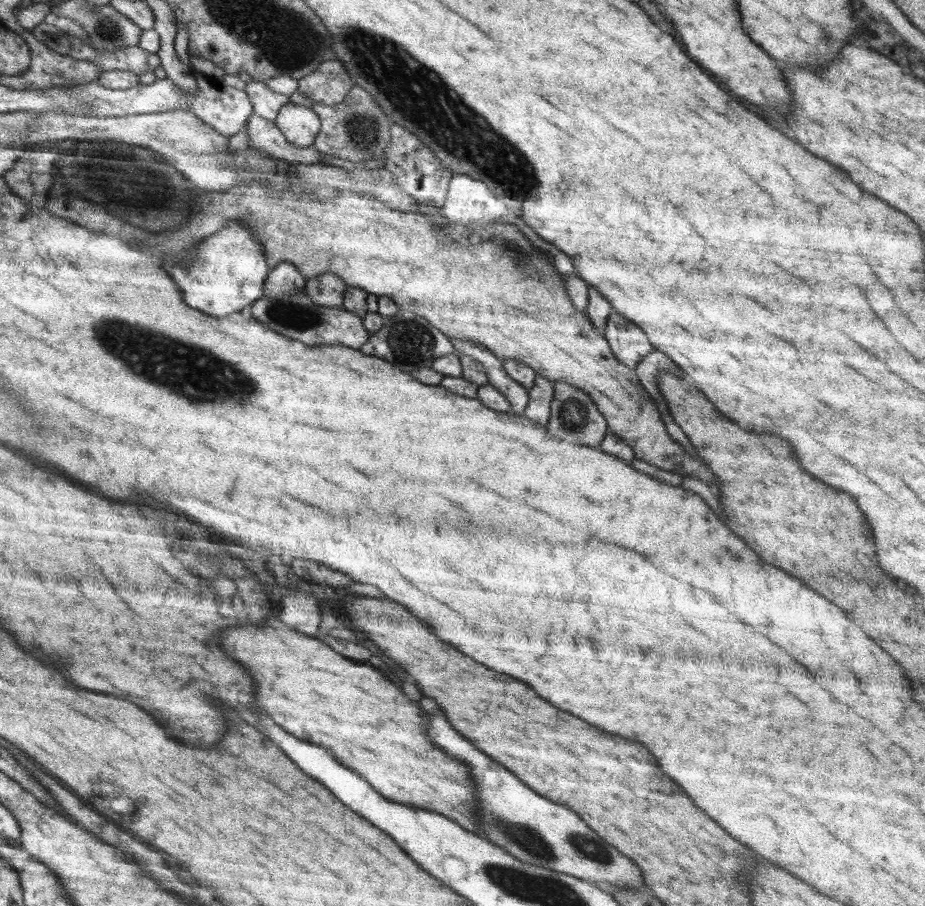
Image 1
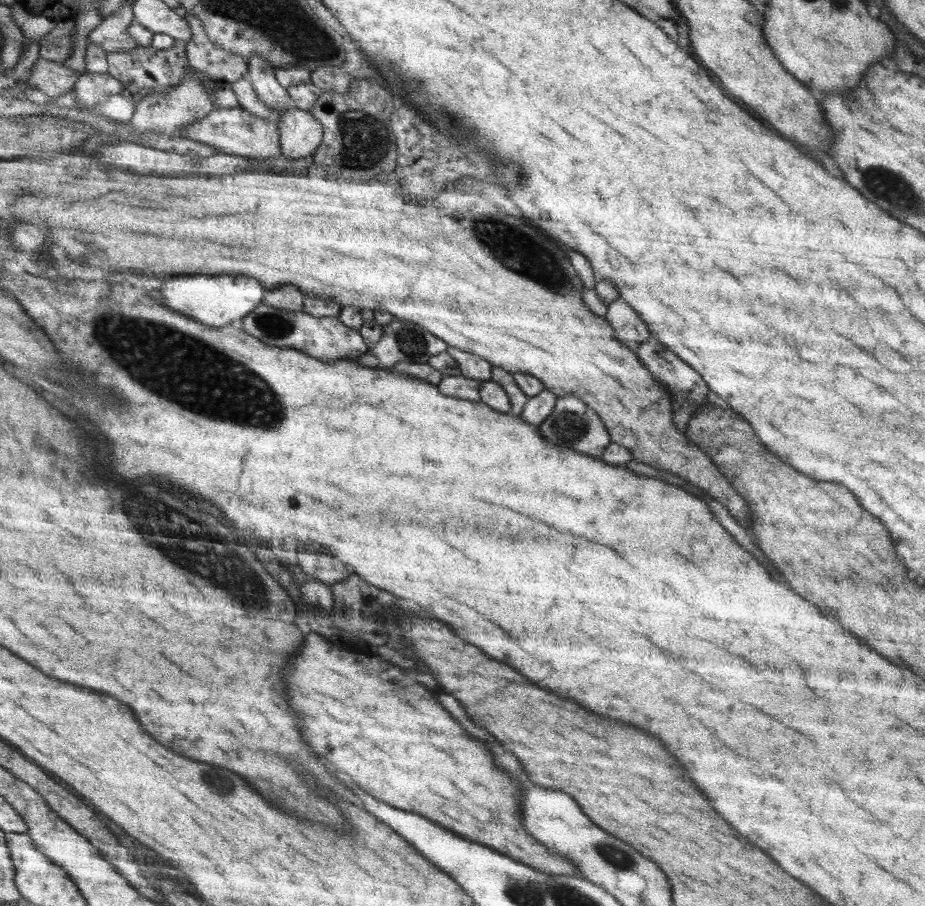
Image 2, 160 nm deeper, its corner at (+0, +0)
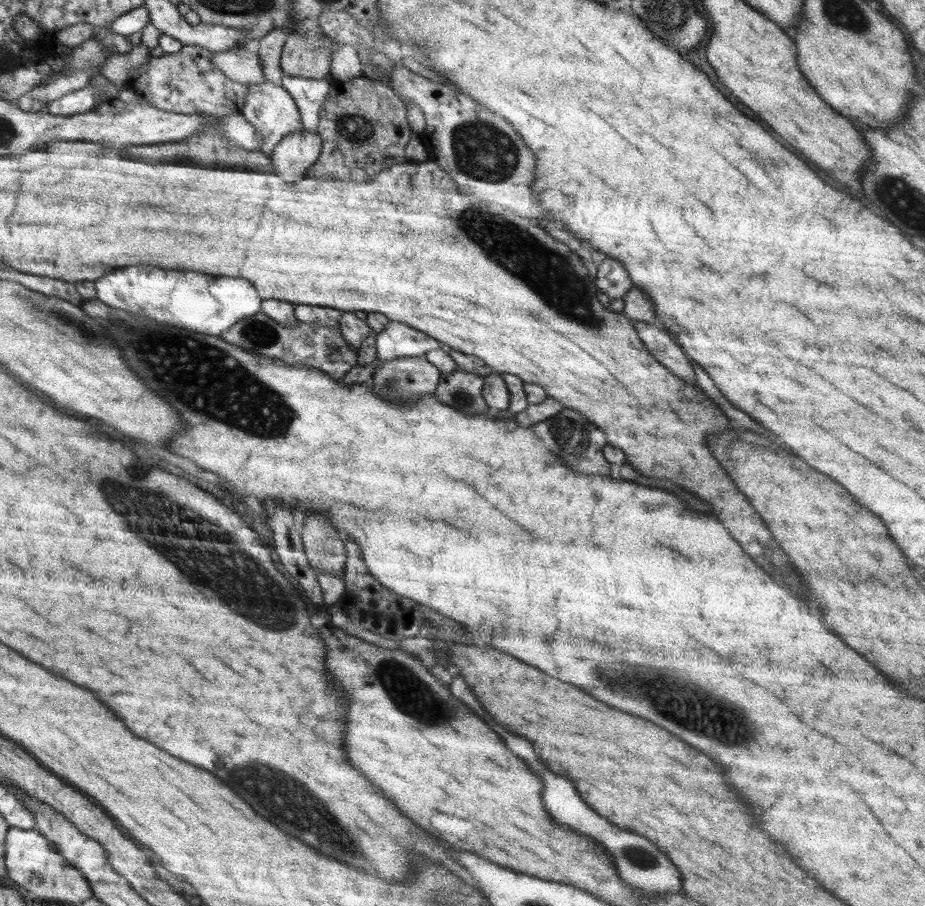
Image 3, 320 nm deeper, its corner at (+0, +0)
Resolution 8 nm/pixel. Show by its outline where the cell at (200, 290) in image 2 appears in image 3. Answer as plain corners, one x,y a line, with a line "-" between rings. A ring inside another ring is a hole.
130,266
128,272
118,270
114,274
108,274
106,278
100,278
96,282
96,298
112,308
132,312
134,316
216,336
261,310
261,295
252,284
245,278
210,278
196,276
196,272
160,270
154,266

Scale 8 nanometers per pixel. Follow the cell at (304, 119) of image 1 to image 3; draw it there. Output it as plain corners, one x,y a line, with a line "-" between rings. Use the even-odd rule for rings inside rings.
301,128
285,136
272,151
272,171
280,175
285,182
302,180
306,170
320,156
322,146
321,136

